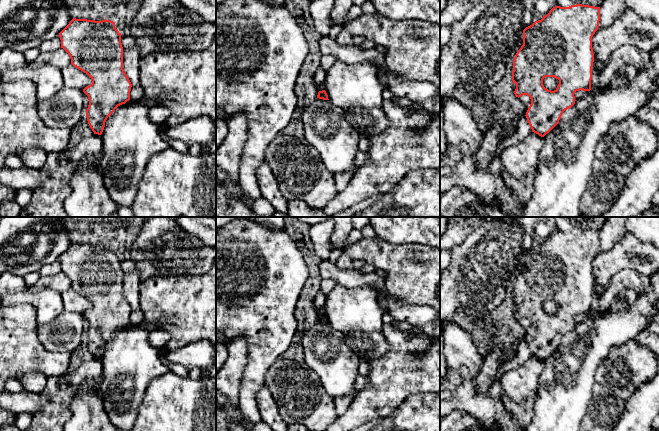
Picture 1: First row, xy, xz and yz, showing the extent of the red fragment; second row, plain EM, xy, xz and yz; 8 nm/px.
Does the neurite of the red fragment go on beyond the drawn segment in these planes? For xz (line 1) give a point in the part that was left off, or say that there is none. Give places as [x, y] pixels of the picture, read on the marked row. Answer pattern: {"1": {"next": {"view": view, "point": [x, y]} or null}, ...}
{"1": {"next": null}}

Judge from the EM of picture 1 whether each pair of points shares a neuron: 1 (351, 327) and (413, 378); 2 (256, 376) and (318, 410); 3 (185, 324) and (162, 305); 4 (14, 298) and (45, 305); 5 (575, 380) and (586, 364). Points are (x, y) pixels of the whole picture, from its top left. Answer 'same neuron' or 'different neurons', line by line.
1: different neurons
2: different neurons
3: same neuron
4: same neuron
5: same neuron

